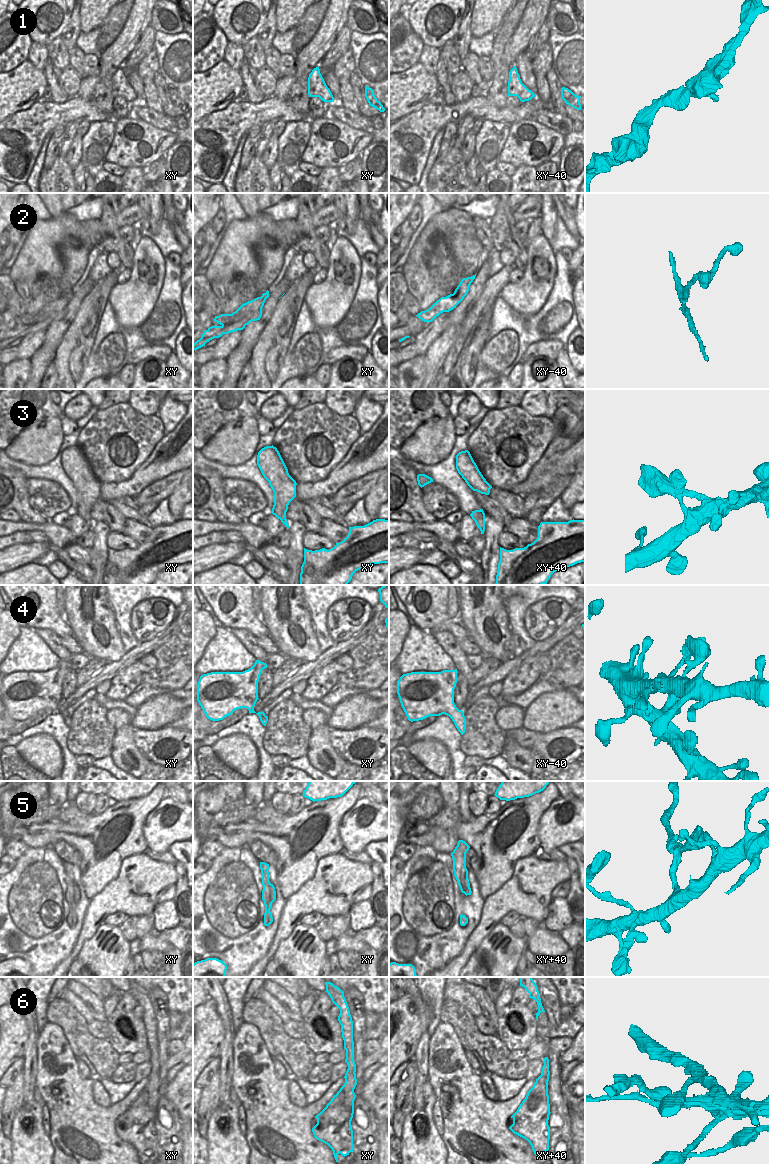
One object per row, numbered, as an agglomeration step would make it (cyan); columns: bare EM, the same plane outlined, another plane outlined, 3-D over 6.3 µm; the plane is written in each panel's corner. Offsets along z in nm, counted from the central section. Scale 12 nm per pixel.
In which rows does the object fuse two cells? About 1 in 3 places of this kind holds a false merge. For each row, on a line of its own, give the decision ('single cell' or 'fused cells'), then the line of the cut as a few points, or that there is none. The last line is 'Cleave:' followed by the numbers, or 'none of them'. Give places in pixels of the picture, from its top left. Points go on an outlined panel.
1: single cell | no cut
2: fused cells | xy (262, 306), (236, 321), (222, 325)
3: single cell | no cut
4: single cell | no cut
5: fused cells | xy (274, 889), (270, 894), (271, 902)
6: fused cells | xy (348, 1067), (350, 1071), (354, 1072)
Cleave: 2, 5, 6

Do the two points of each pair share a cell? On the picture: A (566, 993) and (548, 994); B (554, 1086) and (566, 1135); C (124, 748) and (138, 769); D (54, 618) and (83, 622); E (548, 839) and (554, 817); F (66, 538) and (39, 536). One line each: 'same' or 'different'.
A: different
B: same
C: same
D: different
E: same
F: same

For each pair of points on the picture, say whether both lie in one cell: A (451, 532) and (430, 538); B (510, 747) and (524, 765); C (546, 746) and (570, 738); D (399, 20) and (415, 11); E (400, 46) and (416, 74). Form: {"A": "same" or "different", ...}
{"A": "same", "B": "same", "C": "same", "D": "different", "E": "different"}

